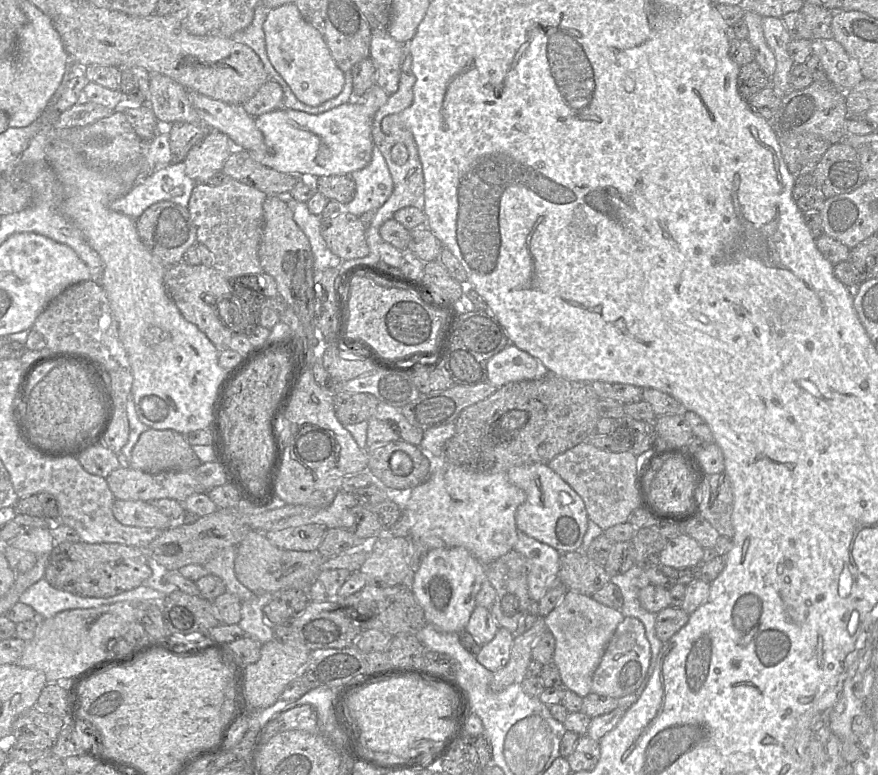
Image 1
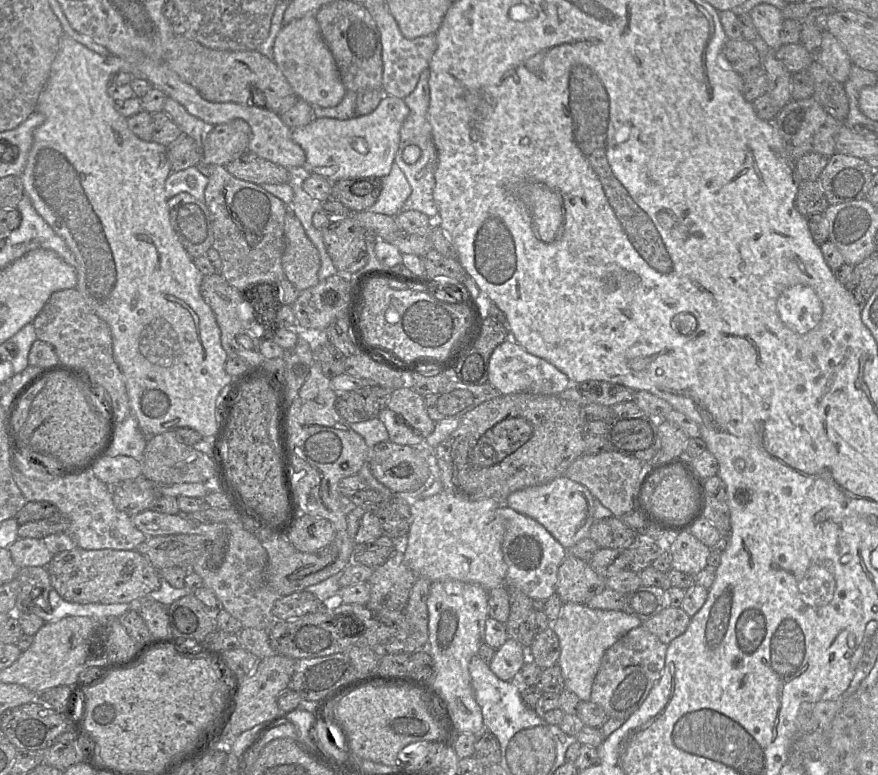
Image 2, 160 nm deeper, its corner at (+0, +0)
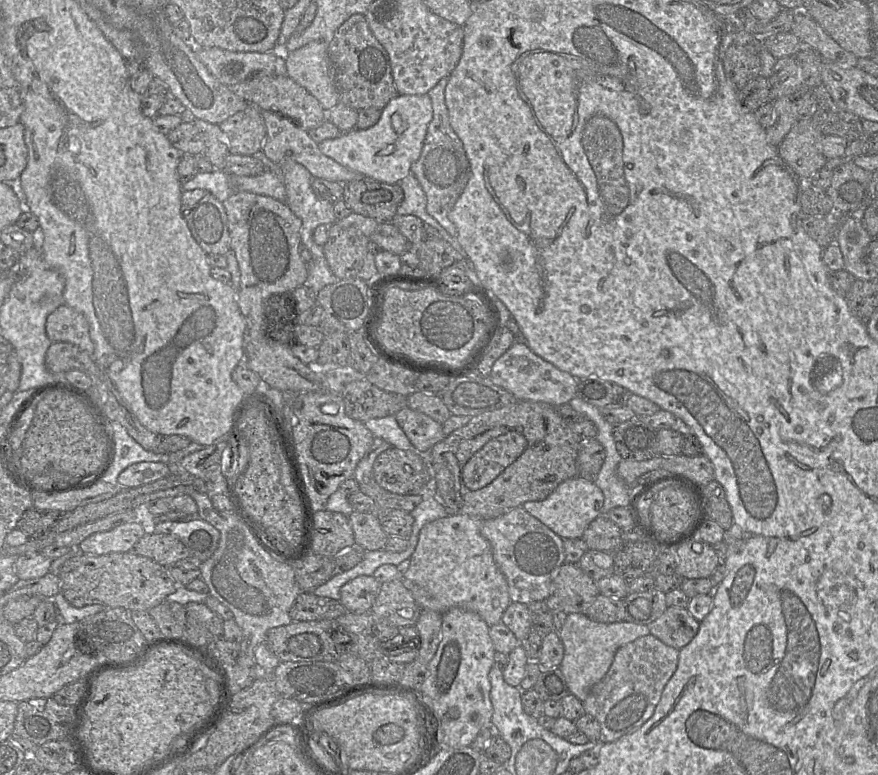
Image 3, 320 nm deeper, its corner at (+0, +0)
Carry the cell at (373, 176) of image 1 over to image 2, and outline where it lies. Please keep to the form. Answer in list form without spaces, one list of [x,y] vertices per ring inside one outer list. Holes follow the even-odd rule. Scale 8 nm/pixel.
[[[396,163],[392,164],[388,175],[379,178],[382,181],[381,192],[376,202],[367,211],[395,217],[409,197],[411,187]]]

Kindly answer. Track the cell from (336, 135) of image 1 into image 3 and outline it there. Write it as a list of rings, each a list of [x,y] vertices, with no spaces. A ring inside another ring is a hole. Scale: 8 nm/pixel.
[[[428,94],[401,95],[392,98],[382,109],[378,122],[363,130],[357,128],[318,144],[319,150],[340,165],[388,184],[406,177],[412,163],[420,156],[427,128],[433,117]]]

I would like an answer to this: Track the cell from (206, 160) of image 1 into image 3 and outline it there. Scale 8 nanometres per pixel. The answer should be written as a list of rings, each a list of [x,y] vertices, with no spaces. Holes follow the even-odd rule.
[[[255,104],[247,107],[219,124],[229,139],[229,154],[256,155],[260,153],[266,137],[262,110]]]

